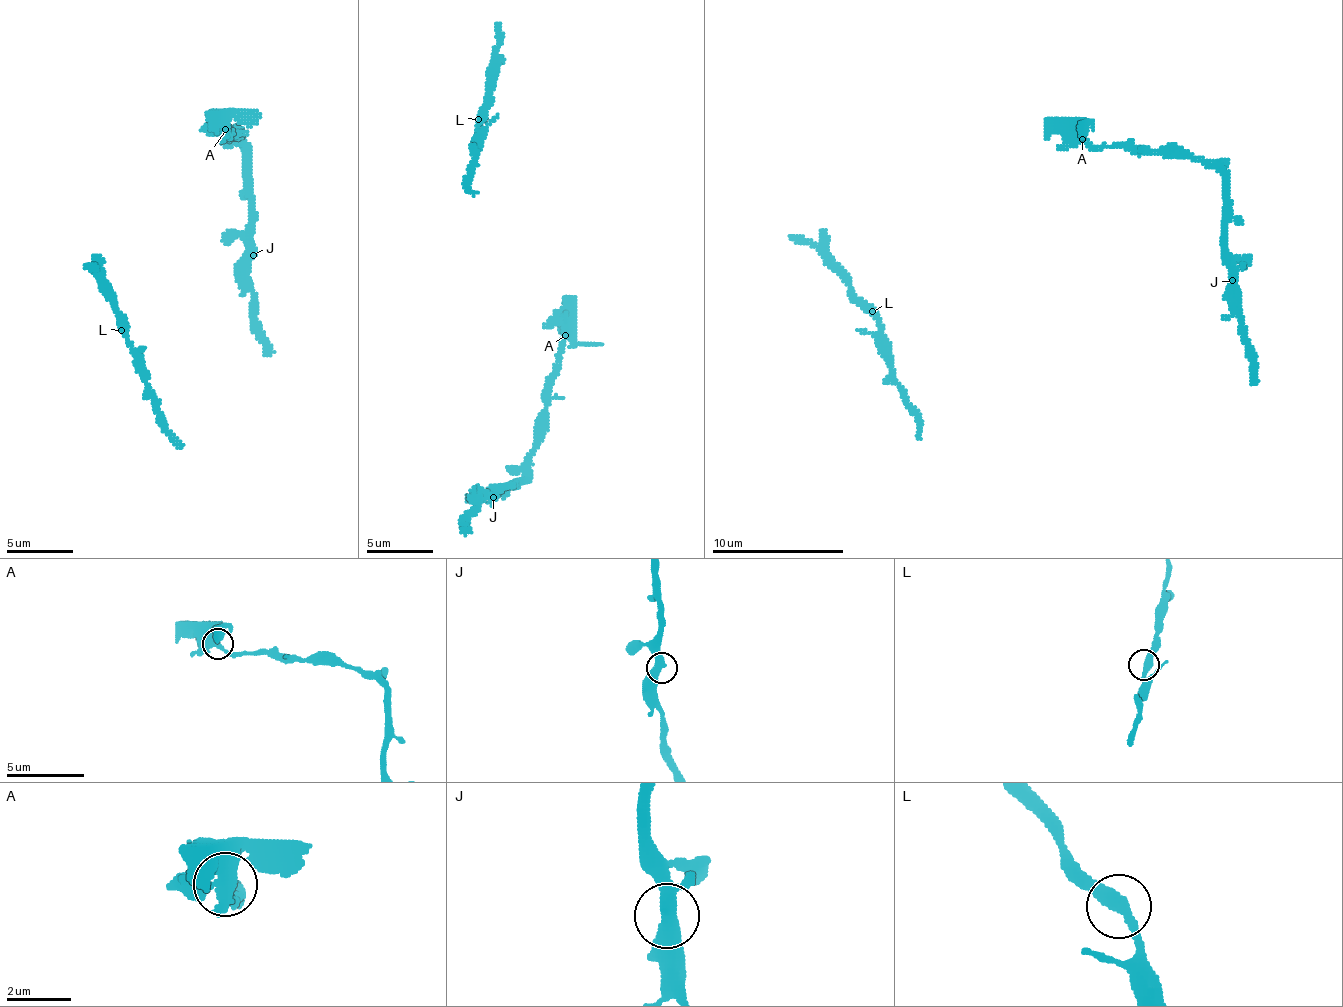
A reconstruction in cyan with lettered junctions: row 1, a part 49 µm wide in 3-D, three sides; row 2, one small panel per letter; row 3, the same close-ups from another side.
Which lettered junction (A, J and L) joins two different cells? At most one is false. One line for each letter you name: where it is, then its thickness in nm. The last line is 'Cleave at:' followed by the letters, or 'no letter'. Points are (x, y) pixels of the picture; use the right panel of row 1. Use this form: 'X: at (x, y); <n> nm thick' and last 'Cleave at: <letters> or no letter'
A: at (1082, 139); 380 nm thick
Cleave at: A

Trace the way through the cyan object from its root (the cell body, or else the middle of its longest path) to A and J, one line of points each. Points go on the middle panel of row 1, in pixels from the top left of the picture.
A: (566, 301), (565, 335)
J: (566, 301), (568, 331), (560, 368), (549, 381), (542, 441), (529, 458), (525, 478), (510, 482), (493, 497)

